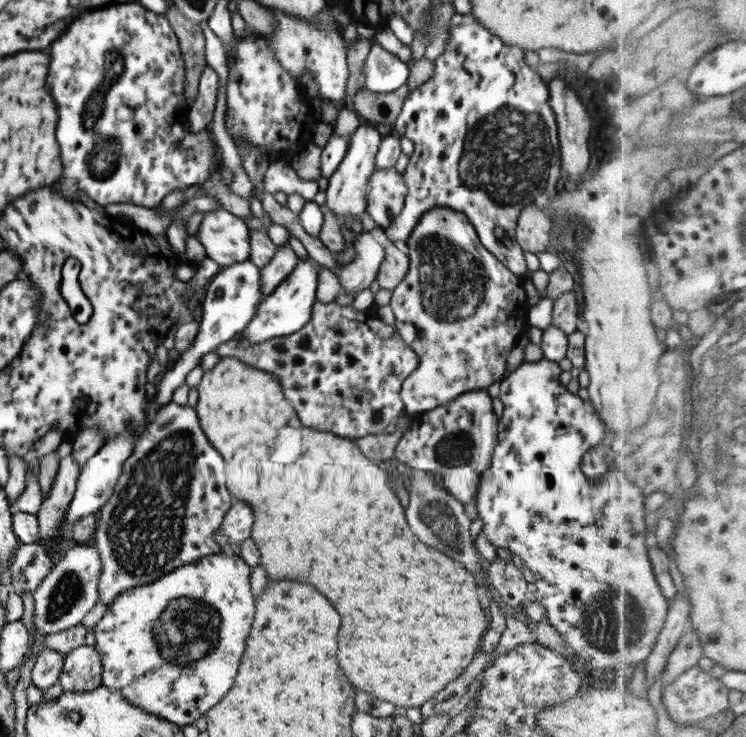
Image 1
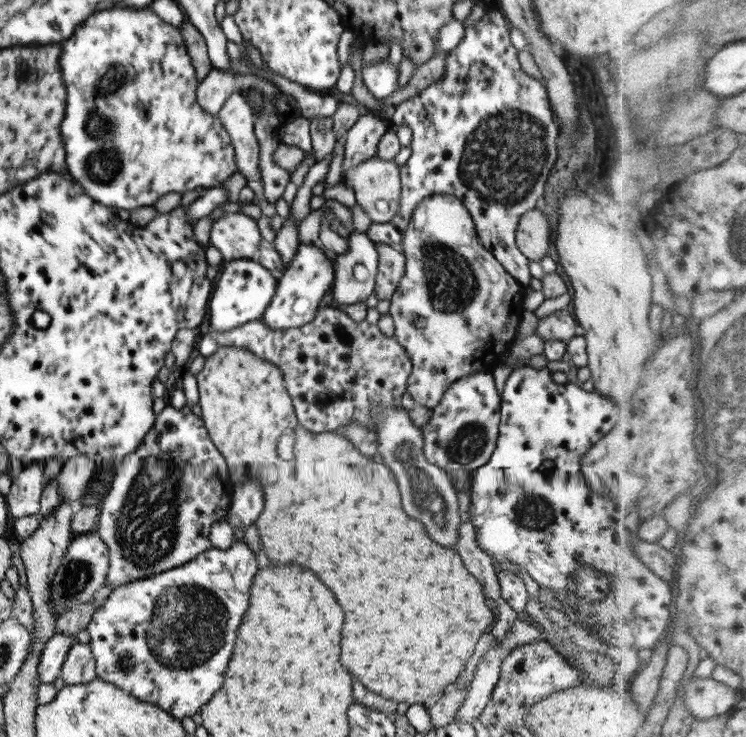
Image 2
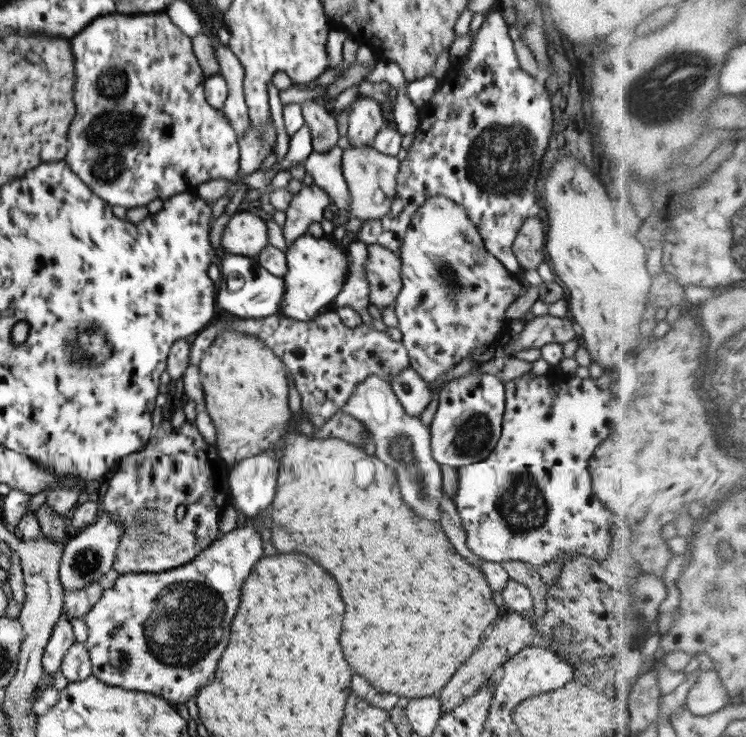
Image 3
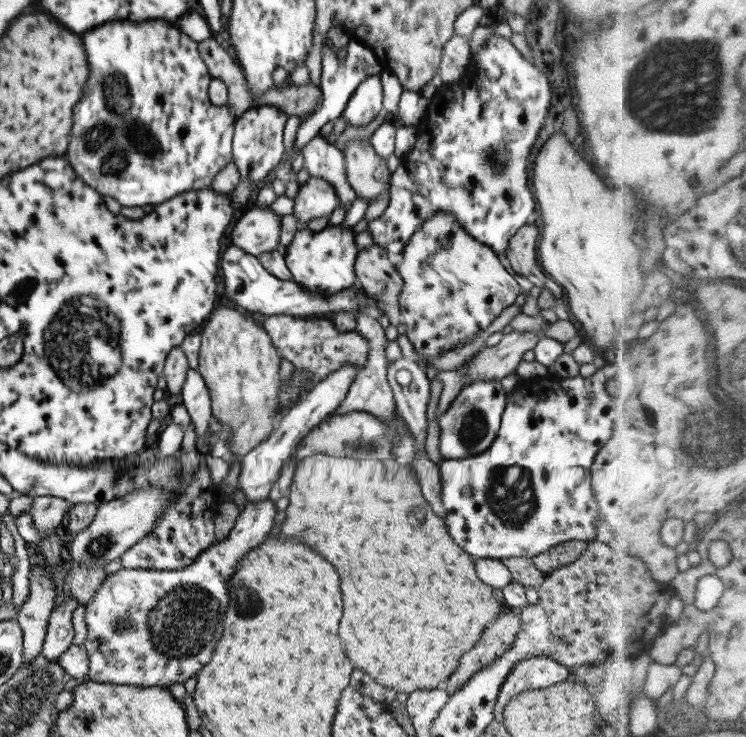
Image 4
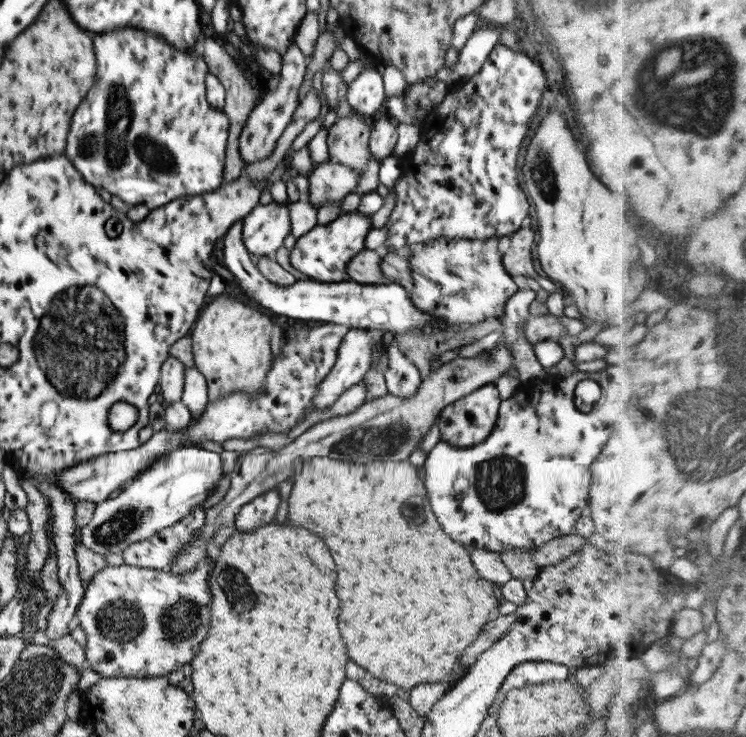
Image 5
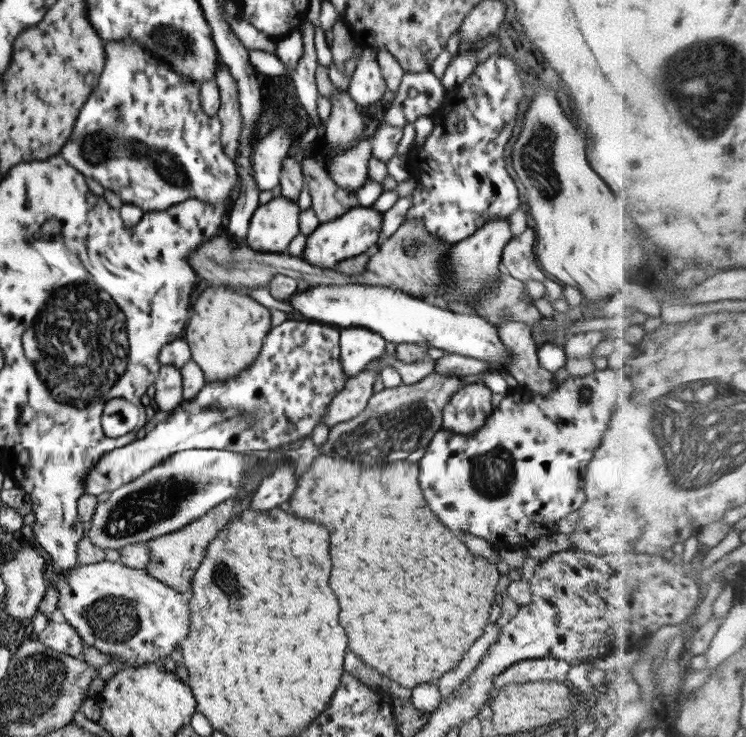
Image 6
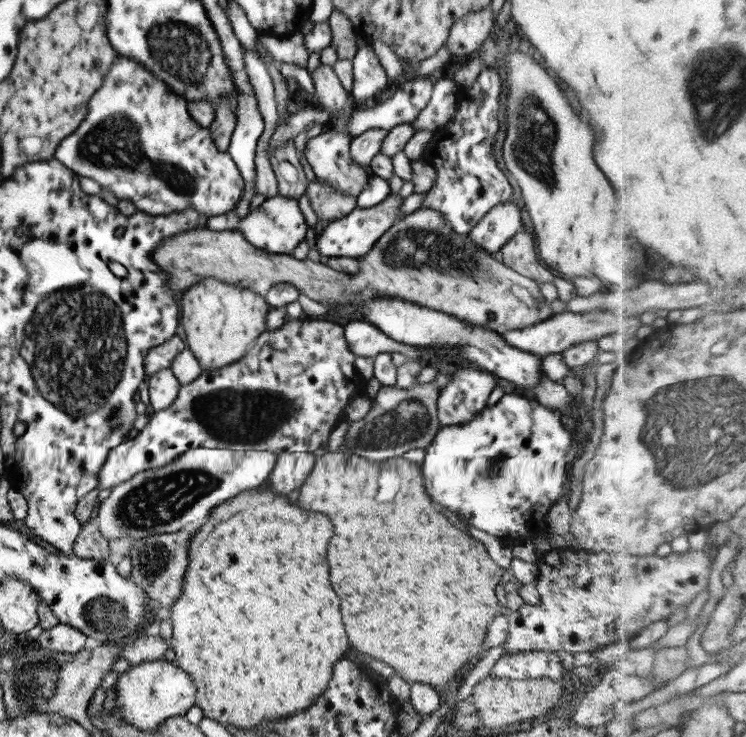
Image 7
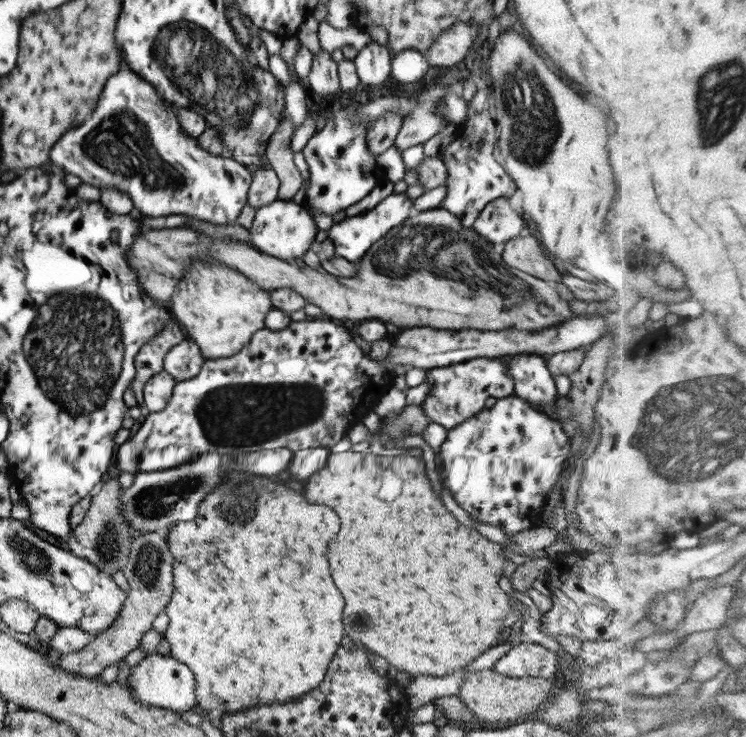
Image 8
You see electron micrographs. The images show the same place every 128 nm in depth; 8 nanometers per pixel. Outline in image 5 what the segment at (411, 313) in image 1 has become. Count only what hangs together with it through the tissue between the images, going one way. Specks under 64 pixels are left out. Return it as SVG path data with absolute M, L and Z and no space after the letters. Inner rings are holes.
M441 236L425 241L419 252L409 255L409 274L413 282L407 287L406 296L417 310L431 316L431 323L421 331L438 333L460 329L503 314L505 302L518 289L512 276L503 269L502 245L497 238L463 240Z

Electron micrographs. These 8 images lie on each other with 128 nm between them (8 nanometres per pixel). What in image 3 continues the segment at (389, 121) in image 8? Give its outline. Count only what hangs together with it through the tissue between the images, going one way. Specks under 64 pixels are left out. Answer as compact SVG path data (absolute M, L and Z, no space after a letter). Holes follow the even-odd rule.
M315 183L302 185L295 194L292 194L284 211L285 222L282 227L287 244L305 234L311 222L319 223L322 217L327 216L329 203L329 196L319 186L315 186Z

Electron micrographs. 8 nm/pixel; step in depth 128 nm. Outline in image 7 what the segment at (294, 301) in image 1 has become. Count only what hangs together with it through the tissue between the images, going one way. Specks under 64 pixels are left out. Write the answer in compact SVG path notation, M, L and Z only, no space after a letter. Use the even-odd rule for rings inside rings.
M387 195L379 204L371 206L371 208L355 207L345 216L329 222L314 240L319 260L324 262L327 258L359 258L363 256L377 238L381 237L381 234L384 234L395 223L401 201L402 199L398 195Z

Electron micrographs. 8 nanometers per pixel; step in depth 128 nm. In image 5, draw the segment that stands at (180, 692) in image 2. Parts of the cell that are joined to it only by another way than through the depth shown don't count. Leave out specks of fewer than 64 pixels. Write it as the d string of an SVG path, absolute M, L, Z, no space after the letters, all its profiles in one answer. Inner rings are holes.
M276 488L259 494L235 513L233 525L236 532L247 532L247 530L251 532L269 524L274 520L277 506L279 506L279 492ZM212 552L205 560L197 563L196 568L181 573L180 576L166 570L106 564L85 586L73 623L85 632L86 667L103 678L157 678L167 677L169 672L180 670L183 664L189 664L209 633L212 597L208 579L212 572L211 564Z

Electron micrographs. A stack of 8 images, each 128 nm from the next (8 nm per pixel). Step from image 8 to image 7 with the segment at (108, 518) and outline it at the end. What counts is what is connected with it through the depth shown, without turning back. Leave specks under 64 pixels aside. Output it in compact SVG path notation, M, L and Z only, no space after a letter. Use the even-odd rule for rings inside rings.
M95 514L81 523L81 530L73 542L72 554L82 559L113 559L109 554L108 541L97 528Z

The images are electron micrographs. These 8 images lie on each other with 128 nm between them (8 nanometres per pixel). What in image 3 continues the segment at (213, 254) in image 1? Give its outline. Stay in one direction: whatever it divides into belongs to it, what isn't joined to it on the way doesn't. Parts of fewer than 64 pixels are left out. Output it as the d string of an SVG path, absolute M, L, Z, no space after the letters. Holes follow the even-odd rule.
M241 210L228 218L220 233L221 254L254 257L267 244L262 214Z

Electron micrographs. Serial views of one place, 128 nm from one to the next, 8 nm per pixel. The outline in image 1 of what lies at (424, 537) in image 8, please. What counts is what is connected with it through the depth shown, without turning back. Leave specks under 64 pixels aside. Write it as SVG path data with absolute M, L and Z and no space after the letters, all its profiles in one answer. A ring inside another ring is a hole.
M231 356L220 357L214 368L203 372L197 389L197 402L194 412L209 444L220 453L224 464L224 485L232 500L241 500L253 510L253 522L250 538L259 551L259 565L265 570L266 578L273 580L295 580L303 584L311 584L319 594L323 594L333 608L341 616L341 634L337 634L337 664L343 670L345 678L361 692L367 692L382 702L393 707L421 707L435 696L451 680L459 676L471 658L479 652L483 630L487 622L479 602L477 601L477 586L474 579L464 570L463 564L451 560L442 552L437 552L423 542L419 542L407 528L403 508L394 491L389 487L385 470L363 456L359 447L352 439L341 438L329 432L311 431L298 420L295 410L281 392L279 380L271 373L262 372L257 368L242 364L241 360Z

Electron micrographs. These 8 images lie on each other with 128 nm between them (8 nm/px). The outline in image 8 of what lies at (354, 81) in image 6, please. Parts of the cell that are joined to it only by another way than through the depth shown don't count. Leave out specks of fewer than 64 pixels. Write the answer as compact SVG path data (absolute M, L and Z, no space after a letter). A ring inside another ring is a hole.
M371 41L358 51L352 61L359 83L368 91L376 86L380 88L390 76L391 52L387 45Z

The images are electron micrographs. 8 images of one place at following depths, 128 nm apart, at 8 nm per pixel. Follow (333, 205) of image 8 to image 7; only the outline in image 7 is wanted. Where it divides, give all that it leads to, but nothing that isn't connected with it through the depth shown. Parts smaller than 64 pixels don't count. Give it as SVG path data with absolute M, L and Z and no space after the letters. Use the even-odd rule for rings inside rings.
M328 131L323 134L320 133L306 142L303 155L306 159L305 162L311 167L315 179L319 179L321 183L337 189L343 195L356 197L361 189L365 187L371 173L369 169L363 169L349 159L350 140L351 136L349 134L345 136L341 132Z

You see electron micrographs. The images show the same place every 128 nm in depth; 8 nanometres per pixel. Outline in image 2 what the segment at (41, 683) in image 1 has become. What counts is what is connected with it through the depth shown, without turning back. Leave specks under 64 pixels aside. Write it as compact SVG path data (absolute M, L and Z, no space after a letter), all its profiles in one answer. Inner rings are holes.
M55 633L44 643L44 648L39 655L39 665L37 665L40 683L52 683L57 676L60 676L61 665L73 642L75 641L72 637Z

